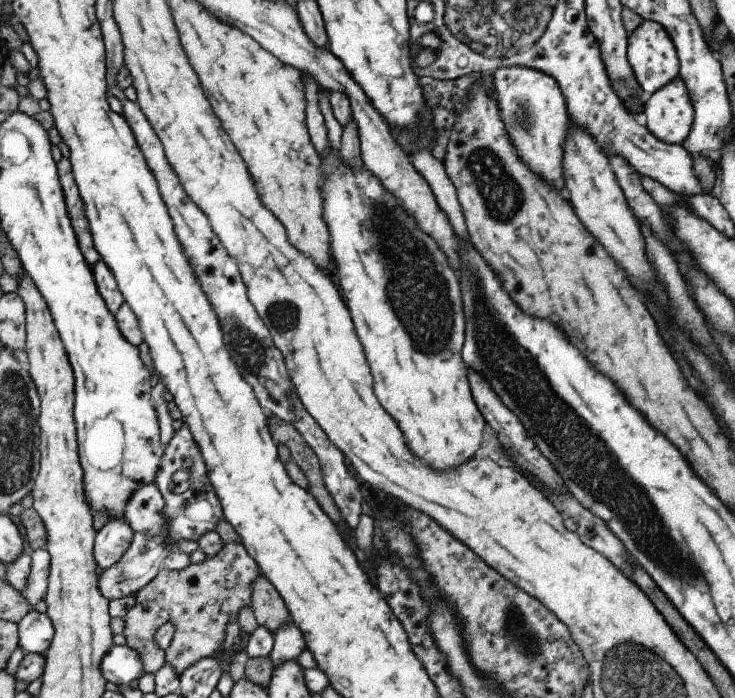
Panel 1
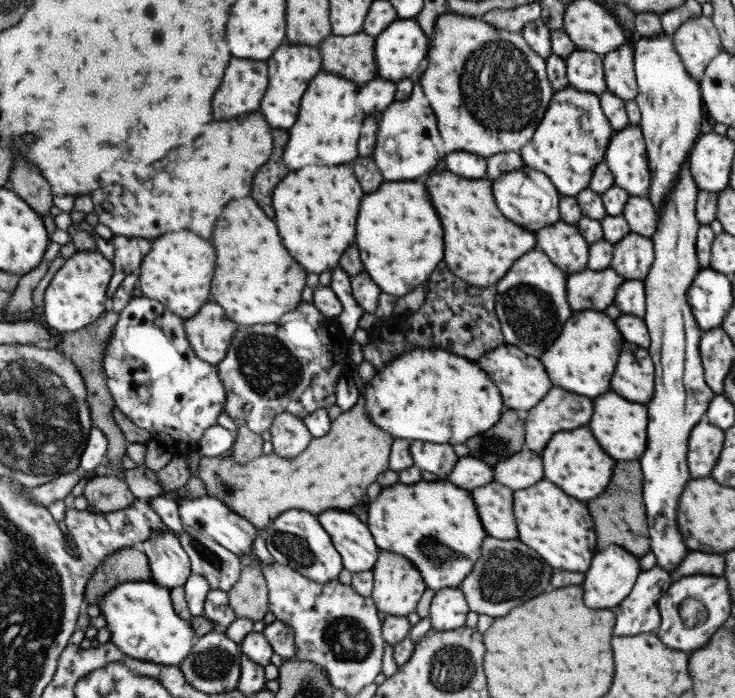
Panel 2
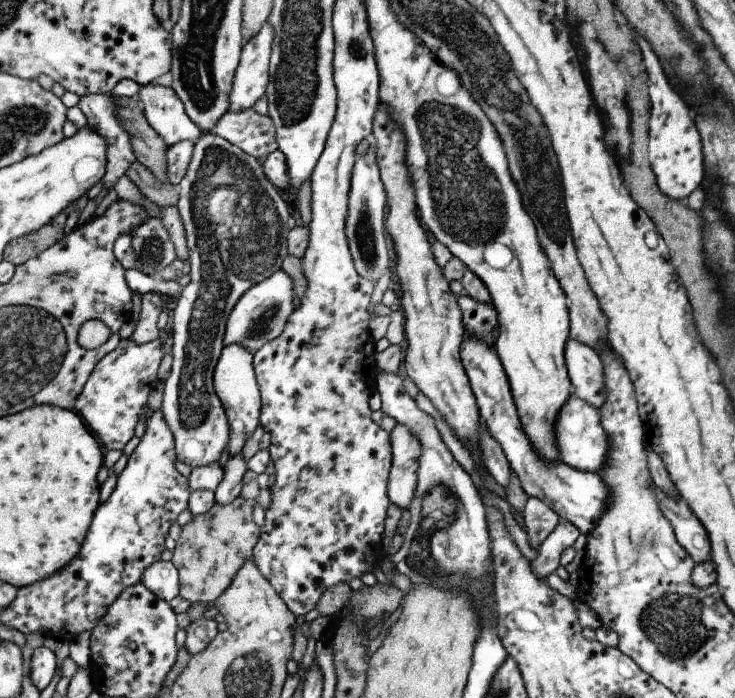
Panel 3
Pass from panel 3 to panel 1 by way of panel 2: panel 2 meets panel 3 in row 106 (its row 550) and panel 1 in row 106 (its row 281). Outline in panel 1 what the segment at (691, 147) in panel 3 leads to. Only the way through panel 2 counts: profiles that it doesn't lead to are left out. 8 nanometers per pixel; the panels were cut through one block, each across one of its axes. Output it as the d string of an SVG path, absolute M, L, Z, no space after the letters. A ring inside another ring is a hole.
M679 76L659 88L659 92L647 96L641 112L647 118L645 128L657 140L675 146L681 146L683 140L687 140L695 118L691 96Z

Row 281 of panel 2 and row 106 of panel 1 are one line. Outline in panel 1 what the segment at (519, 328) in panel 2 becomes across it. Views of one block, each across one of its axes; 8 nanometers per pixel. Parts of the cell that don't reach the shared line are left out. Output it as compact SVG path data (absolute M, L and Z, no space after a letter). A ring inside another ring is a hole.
M511 66L511 68L497 68L491 72L493 76L493 90L495 98L507 126L507 134L519 152L519 158L543 180L555 184L555 188L563 188L561 182L561 158L563 158L563 142L569 130L569 114L565 106L563 92L559 84L545 72L525 68L525 66Z

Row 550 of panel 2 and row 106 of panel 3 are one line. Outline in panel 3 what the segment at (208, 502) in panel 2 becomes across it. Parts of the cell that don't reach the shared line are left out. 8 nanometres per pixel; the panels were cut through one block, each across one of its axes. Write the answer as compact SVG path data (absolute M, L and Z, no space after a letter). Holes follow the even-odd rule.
M265 24L259 36L253 36L243 50L243 62L235 76L235 92L231 96L231 112L243 112L255 108L255 104L267 96L271 86L271 60L275 48L277 28Z

